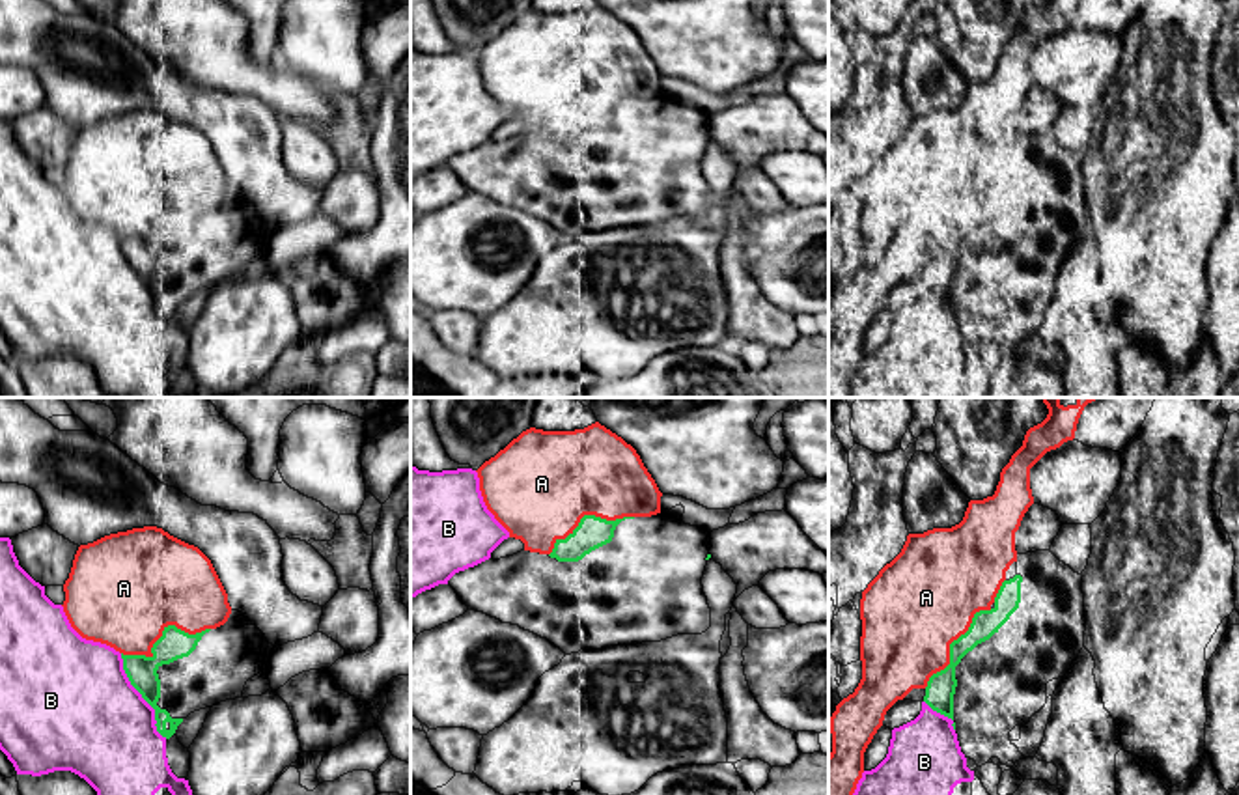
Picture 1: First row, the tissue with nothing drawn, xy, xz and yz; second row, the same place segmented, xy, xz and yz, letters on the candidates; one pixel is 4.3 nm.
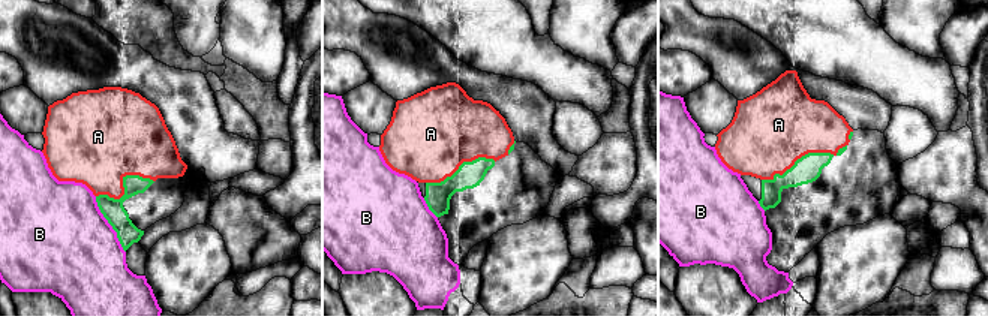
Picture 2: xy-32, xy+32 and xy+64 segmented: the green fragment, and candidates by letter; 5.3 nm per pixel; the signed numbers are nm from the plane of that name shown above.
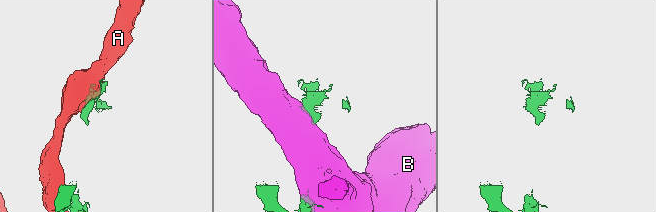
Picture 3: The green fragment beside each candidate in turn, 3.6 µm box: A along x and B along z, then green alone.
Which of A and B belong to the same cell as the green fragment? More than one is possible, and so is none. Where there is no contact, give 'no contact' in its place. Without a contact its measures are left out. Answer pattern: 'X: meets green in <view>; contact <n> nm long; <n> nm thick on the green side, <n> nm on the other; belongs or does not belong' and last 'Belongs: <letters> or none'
A: meets green in xy; contact 400 nm long; 130 nm thick on the green side, 460 nm on the other; does not belong
B: meets green in xy; contact 420 nm long; 130 nm thick on the green side, 460 nm on the other; does not belong
Belongs: none

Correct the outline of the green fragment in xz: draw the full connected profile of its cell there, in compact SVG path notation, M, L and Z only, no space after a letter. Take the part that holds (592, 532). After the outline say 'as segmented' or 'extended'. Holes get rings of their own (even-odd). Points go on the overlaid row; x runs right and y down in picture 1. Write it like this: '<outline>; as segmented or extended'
M662 511L616 521L584 515L565 539L556 539L550 554L521 551L489 558L455 573L448 584L468 610L519 625L571 655L705 633L711 608L702 577L709 558L709 532Z; extended

